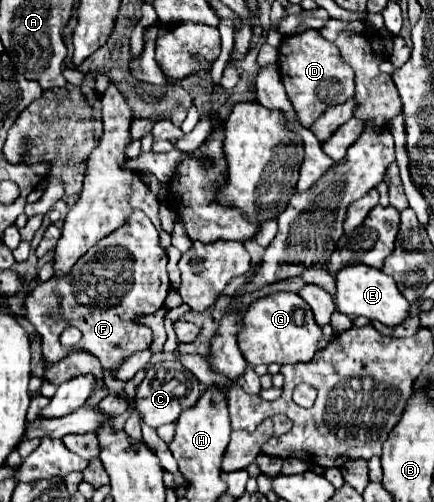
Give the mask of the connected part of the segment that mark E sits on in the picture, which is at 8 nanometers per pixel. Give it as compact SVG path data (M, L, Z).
M364 264L348 266L348 268L340 270L340 274L336 276L336 288L338 288L336 306L342 314L366 316L366 318L378 320L386 326L398 326L410 316L408 300L400 294L394 278L384 274L382 270L376 270L376 268L370 268Z

